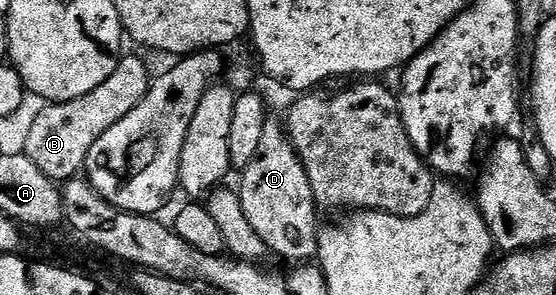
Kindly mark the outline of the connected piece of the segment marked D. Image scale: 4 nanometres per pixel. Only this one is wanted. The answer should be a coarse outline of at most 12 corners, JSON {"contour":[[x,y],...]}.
{"contour":[[280,119],[240,176],[266,249],[317,256],[319,209]]}

